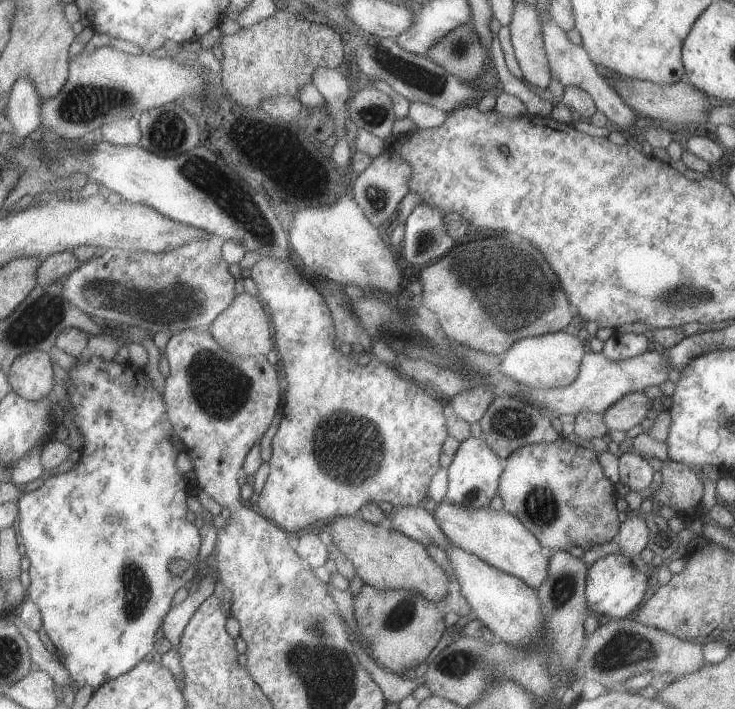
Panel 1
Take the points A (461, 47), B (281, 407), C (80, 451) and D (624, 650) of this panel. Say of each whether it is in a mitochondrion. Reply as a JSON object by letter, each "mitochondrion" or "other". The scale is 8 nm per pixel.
{"A":"mitochondrion","B":"other","C":"other","D":"mitochondrion"}

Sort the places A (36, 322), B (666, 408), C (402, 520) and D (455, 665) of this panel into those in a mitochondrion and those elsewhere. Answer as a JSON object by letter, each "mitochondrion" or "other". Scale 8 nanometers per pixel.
{"A":"mitochondrion","B":"other","C":"other","D":"mitochondrion"}

